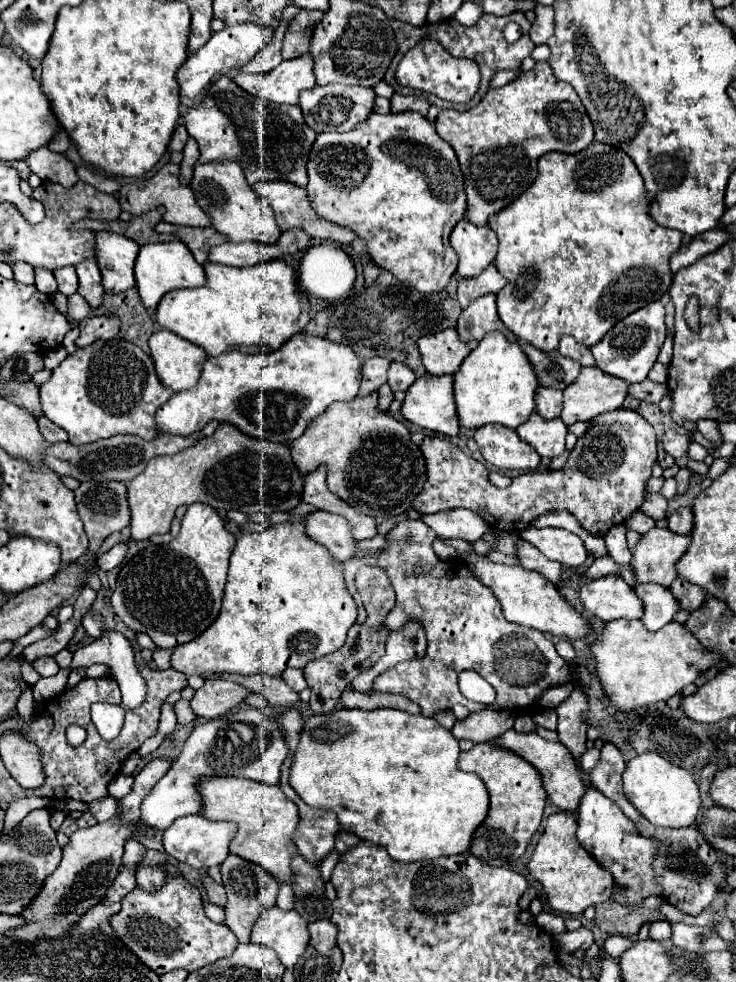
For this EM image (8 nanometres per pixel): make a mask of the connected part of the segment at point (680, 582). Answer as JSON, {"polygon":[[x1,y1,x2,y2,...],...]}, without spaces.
{"polygon":[[677,578,671,584,671,592,675,592,675,596,679,596,679,602,683,604,683,610,689,610,689,612,697,610,707,600,707,592,701,586,687,582,685,578]]}

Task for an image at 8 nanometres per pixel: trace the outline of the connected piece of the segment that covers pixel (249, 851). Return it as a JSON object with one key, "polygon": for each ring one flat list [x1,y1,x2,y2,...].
{"polygon":[[207,778,201,782,203,816,211,820,229,820,239,826,229,845,229,850,269,872,279,884,293,884,291,860,297,856,297,848,291,840,297,824,299,810,279,786,267,786,245,778]]}

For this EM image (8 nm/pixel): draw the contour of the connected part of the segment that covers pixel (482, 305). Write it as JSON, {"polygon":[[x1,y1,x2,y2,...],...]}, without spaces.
{"polygon":[[487,294,483,298,475,300,469,308,463,310,463,314,459,316,459,322,457,322,457,332,463,342,481,340,491,330,503,332,507,336,507,340,511,340,511,342,517,340,517,336,501,322,501,318,497,314,495,294]]}

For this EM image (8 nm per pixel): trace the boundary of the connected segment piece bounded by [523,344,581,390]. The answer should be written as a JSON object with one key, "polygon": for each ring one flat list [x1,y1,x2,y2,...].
{"polygon":[[525,344,523,348,535,368,535,374,539,376,541,386,565,390,581,374,581,364,573,358,561,356,557,350,555,352,541,352,529,344]]}

